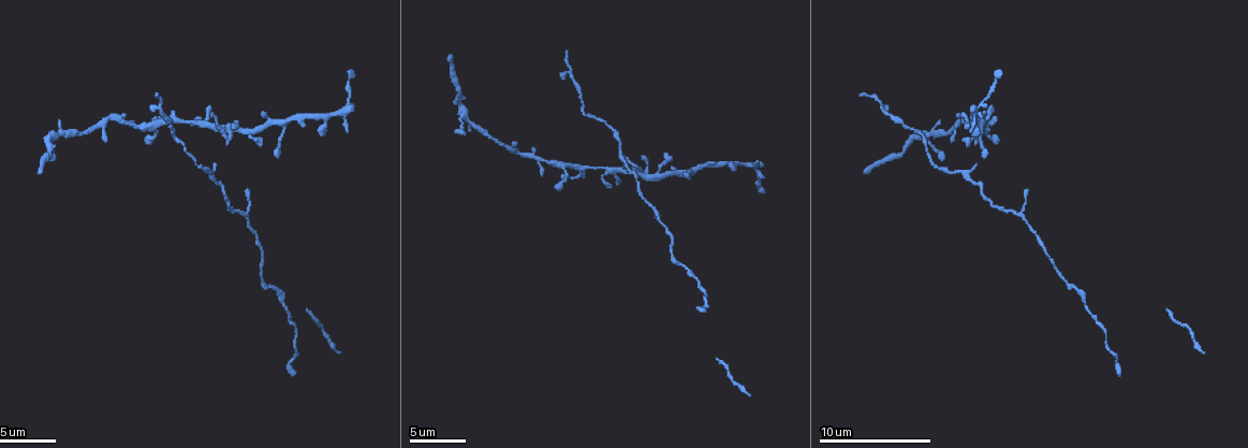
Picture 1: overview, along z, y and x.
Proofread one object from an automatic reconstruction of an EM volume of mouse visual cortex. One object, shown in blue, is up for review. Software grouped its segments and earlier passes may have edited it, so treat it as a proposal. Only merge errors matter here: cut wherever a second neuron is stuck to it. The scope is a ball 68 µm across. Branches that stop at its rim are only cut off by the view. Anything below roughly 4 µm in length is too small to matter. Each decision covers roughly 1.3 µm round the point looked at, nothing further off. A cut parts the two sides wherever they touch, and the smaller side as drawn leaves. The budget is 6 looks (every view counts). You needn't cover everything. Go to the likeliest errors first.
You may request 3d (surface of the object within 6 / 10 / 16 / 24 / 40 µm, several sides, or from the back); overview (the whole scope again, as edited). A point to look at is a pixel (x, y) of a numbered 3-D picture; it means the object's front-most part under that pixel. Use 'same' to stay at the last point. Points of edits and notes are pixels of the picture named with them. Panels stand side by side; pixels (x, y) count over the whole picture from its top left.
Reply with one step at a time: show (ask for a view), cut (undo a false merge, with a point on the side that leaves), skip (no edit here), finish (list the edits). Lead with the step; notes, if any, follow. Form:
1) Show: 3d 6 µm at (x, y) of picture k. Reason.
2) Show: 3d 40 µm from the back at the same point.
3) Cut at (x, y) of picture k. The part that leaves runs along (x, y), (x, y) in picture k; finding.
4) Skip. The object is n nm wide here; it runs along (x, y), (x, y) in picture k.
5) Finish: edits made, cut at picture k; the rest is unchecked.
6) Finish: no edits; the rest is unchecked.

Show: 3d 10 µm at (227, 127) of picture 1. Four-way junction.

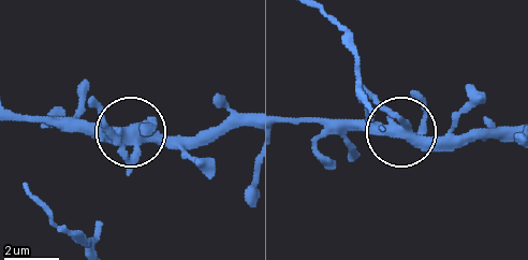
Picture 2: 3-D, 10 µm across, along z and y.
Show: 3d 6 µm at (127, 133) of picture 2. Zoom in.

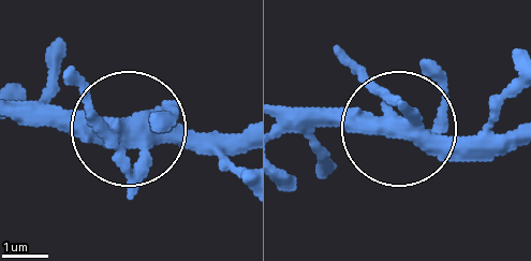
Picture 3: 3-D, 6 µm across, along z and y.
Skip. The side arm is 16 µm long; one neuron here.

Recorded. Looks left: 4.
Show: 3d 6 µm at (133, 125) of picture 1. Two arms in line, one across.

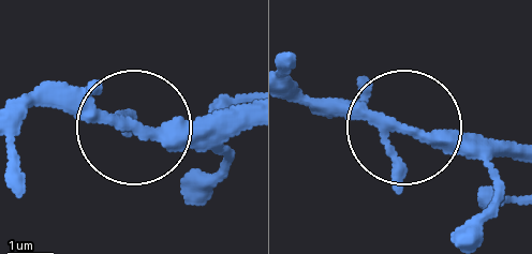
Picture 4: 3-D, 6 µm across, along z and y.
Skip. It runs along (517, 155), (390, 133), (313, 102) in picture 4; one neuron here.

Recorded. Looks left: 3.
Show: 3d 16 µm at (673, 259) of picture 1. Thick turns thin.

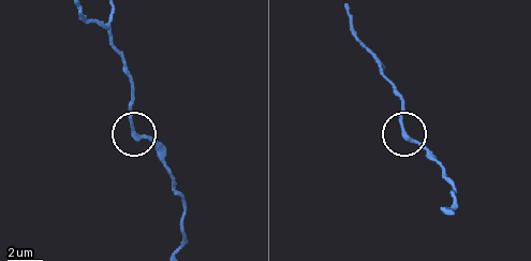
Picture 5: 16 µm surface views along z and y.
Show: 3d 6 µm at (136, 137) of picture 5.

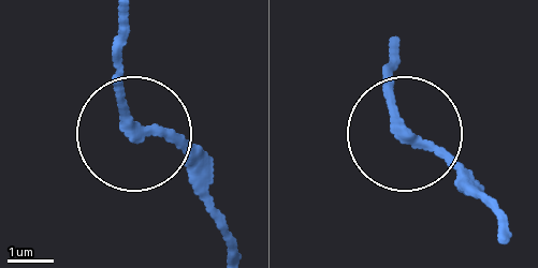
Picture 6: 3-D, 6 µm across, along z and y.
Skip. It runs along (122, 23), (127, 127), (169, 142), (212, 180) in picture 6; one neuron here.

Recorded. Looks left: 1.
Finish: no edits; the rest is unchecked.

